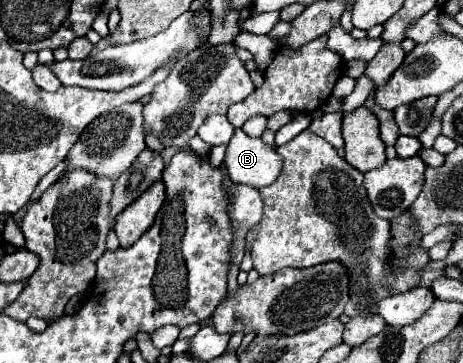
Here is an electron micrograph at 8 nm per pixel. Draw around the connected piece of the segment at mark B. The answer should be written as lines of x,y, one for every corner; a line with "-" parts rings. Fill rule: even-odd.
235,129
235,135
227,145
225,165
233,183
261,189
279,177
283,159
275,145
267,145
263,139
249,137
241,129

